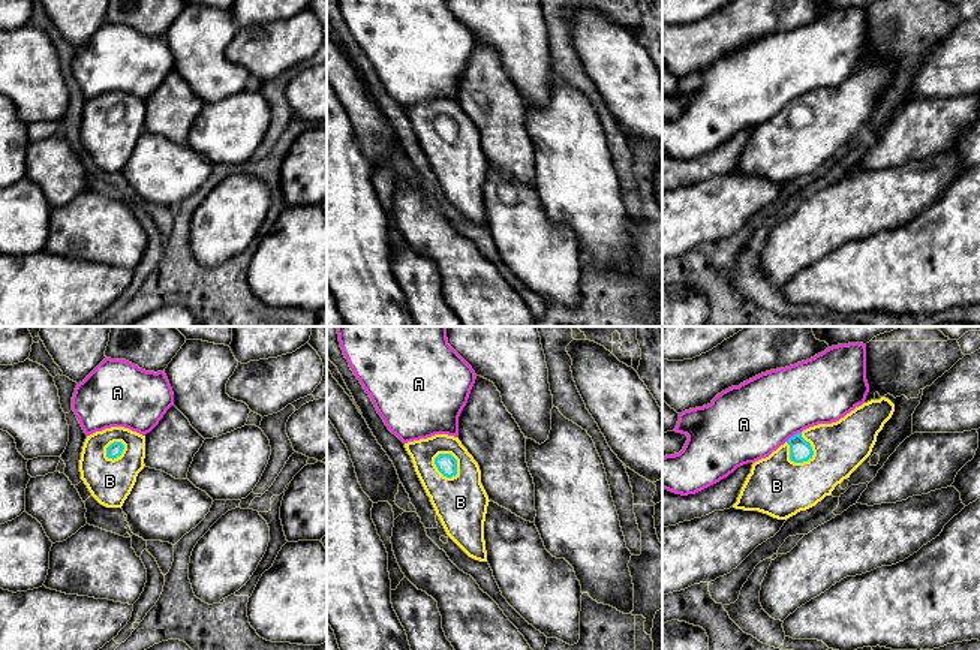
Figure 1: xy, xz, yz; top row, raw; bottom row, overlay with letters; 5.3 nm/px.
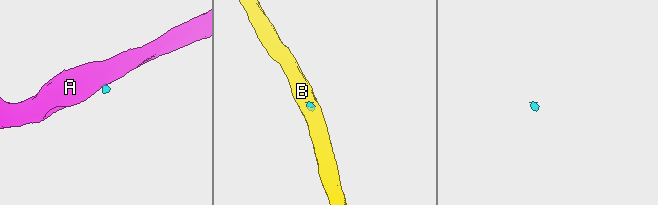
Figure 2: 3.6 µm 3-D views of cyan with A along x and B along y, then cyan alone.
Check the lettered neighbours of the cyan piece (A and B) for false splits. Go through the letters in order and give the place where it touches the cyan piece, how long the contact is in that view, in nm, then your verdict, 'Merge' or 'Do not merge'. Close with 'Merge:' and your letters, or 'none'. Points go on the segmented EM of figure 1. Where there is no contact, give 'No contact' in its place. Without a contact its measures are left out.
A: Touches cyan at yz (794, 435). Shared border 100 nm. Do not merge
B: Touches cyan at xz (442, 474). Shared border 160 nm. Merge
Merge: B

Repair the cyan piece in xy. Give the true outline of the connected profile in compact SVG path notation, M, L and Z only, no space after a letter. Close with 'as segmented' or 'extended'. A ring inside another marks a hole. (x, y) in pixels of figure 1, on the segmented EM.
M124 427L105 428L84 442L81 479L100 505L121 508L145 466L144 458L145 436Z | extended

